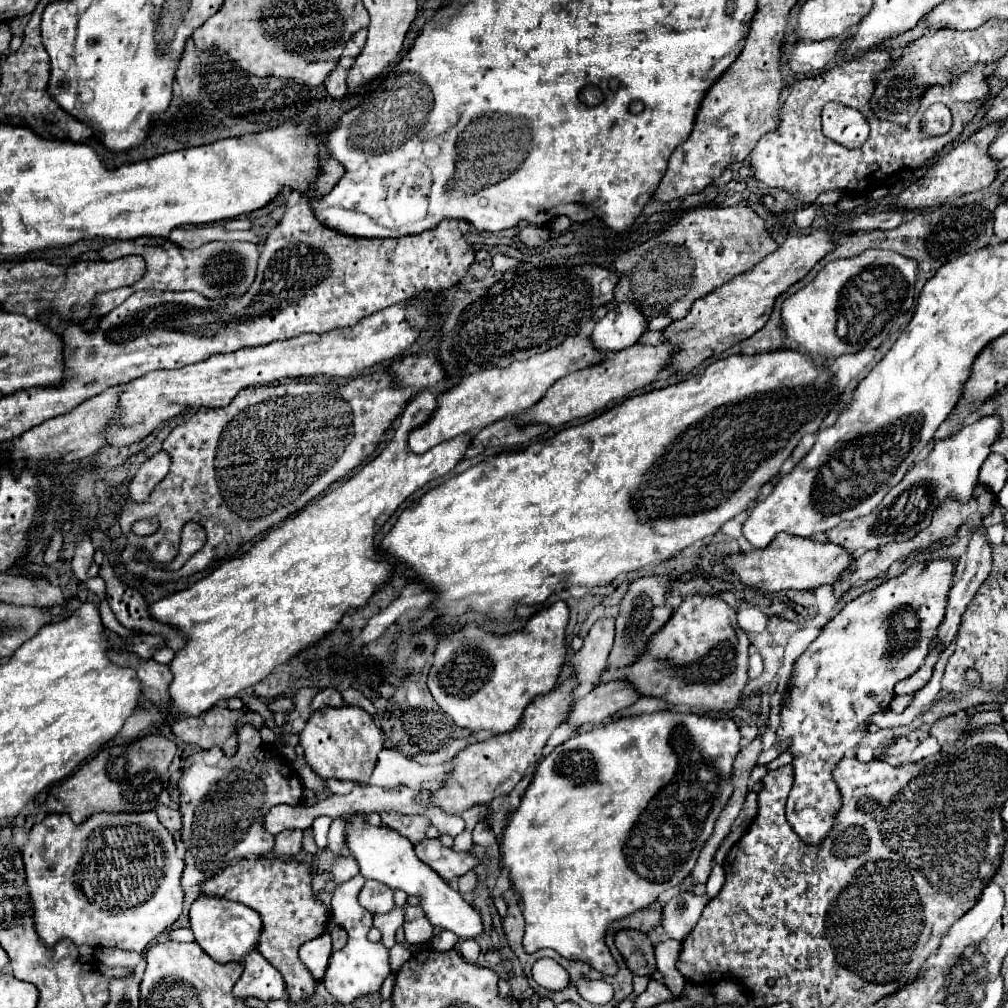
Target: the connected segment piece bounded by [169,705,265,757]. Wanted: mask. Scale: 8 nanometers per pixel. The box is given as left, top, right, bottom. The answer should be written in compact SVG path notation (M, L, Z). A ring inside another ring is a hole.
M215 705L207 711L203 711L201 715L179 715L179 717L171 717L169 719L169 727L171 731L175 733L175 737L179 737L181 741L193 745L193 747L199 747L199 749L209 749L209 747L221 747L223 753L227 757L233 757L237 753L237 727L241 723L247 723L255 729L261 729L265 727L265 719L259 715L259 713L253 713L253 711L231 711L223 705Z

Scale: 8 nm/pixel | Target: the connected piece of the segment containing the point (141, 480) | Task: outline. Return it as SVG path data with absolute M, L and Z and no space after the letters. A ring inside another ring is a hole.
M159 451L157 455L143 461L133 481L129 483L129 497L133 501L145 501L153 491L153 487L167 475L169 465L171 465L171 459L165 451Z

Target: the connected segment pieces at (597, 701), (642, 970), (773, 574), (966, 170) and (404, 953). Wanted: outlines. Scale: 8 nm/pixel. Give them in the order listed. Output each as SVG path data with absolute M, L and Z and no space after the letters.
M615 679L611 683L597 685L591 693L575 701L567 717L567 725L575 727L601 725L617 711L631 707L639 697L641 693L637 693L637 689L631 683L627 683L627 679Z
M621 929L615 933L615 945L633 975L651 977L657 971L653 943L645 933Z
M779 533L765 549L751 549L749 553L729 555L723 559L723 565L733 571L741 579L741 583L761 591L809 591L817 589L819 585L835 583L835 579L839 579L839 575L851 565L851 561L851 555L839 545Z
M991 123L991 125L983 127L983 131L977 131L975 135L971 135L967 139L967 143L961 143L951 153L943 155L933 167L927 169L925 177L911 183L905 191L899 193L897 207L899 209L917 209L917 207L927 209L927 207L943 205L957 195L965 195L965 193L973 193L973 191L981 191L981 189L989 187L999 171L999 163L995 159L991 159L991 155L989 155L989 145L991 145L991 141L995 141L1001 127L1003 127L1003 123Z
M395 945L389 953L391 953L391 967L393 969L399 969L405 961L411 959L411 953L409 953L409 949L405 945Z

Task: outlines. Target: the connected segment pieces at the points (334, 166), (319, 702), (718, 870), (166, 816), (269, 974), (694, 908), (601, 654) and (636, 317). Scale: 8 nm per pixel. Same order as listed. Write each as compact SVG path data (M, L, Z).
M321 145L321 173L317 177L317 195L329 193L335 187L335 183L341 179L341 175L343 175L341 163L331 159L325 145Z
M323 689L315 695L311 709L317 711L319 707L341 707L341 705L343 705L343 699L341 699L341 693L337 689Z
M713 863L713 871L711 871L711 875L709 875L707 883L705 883L707 895L709 895L709 897L715 897L715 895L721 891L723 883L725 883L725 871L723 871L723 867L717 865L717 863Z
M157 805L155 811L157 811L157 815L159 815L159 821L161 821L171 833L175 833L175 831L181 829L181 813L179 813L179 811L175 811L175 809L167 807L167 805Z
M259 951L247 953L245 971L239 979L239 985L233 987L233 993L237 997L257 997L261 1001L287 999L283 977L267 963L267 959L263 959Z
M679 891L677 895L673 895L661 911L661 927L667 933L667 937L683 941L699 921L707 903L707 895L695 895L693 891Z
M603 617L591 627L583 649L571 657L571 667L577 683L597 683L605 671L607 655L615 639L615 617Z
M619 303L607 311L607 315L597 321L591 341L603 353L621 351L639 341L639 337L647 331L649 319L641 313L635 303Z

